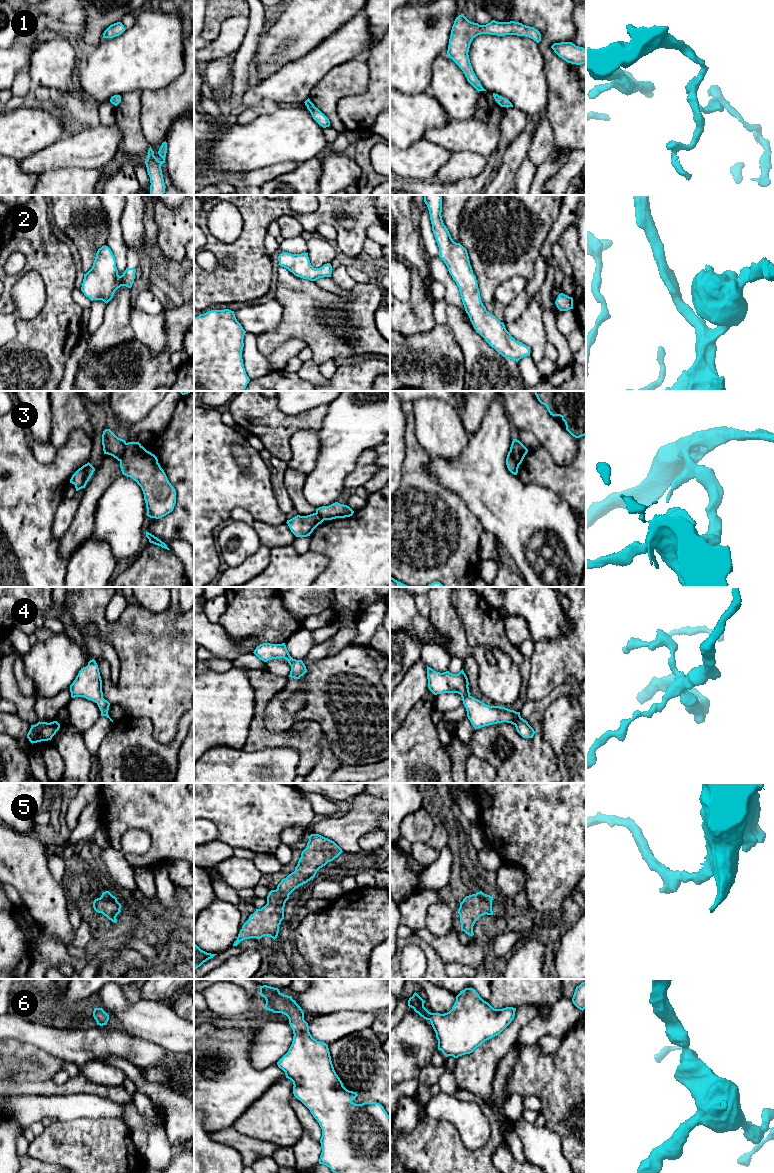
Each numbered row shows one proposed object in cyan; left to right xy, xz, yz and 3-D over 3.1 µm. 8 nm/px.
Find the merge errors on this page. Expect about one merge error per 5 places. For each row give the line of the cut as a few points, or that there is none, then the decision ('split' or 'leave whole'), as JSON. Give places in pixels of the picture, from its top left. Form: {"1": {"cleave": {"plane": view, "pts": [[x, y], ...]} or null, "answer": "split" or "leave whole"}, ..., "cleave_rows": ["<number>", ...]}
{"1": {"cleave": null, "answer": "leave whole"}, "2": {"cleave": null, "answer": "leave whole"}, "3": {"cleave": {"plane": "xy", "pts": [[127, 443], [123, 456], [119, 460]]}, "answer": "split"}, "4": {"cleave": null, "answer": "leave whole"}, "5": {"cleave": null, "answer": "leave whole"}, "6": {"cleave": null, "answer": "leave whole"}, "cleave_rows": ["3"]}

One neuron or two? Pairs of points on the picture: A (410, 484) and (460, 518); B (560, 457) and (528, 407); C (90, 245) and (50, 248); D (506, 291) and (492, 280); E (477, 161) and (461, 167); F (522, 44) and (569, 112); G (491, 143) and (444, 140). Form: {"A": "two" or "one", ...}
{"A": "one", "B": "one", "C": "two", "D": "two", "E": "one", "F": "two", "G": "one"}

